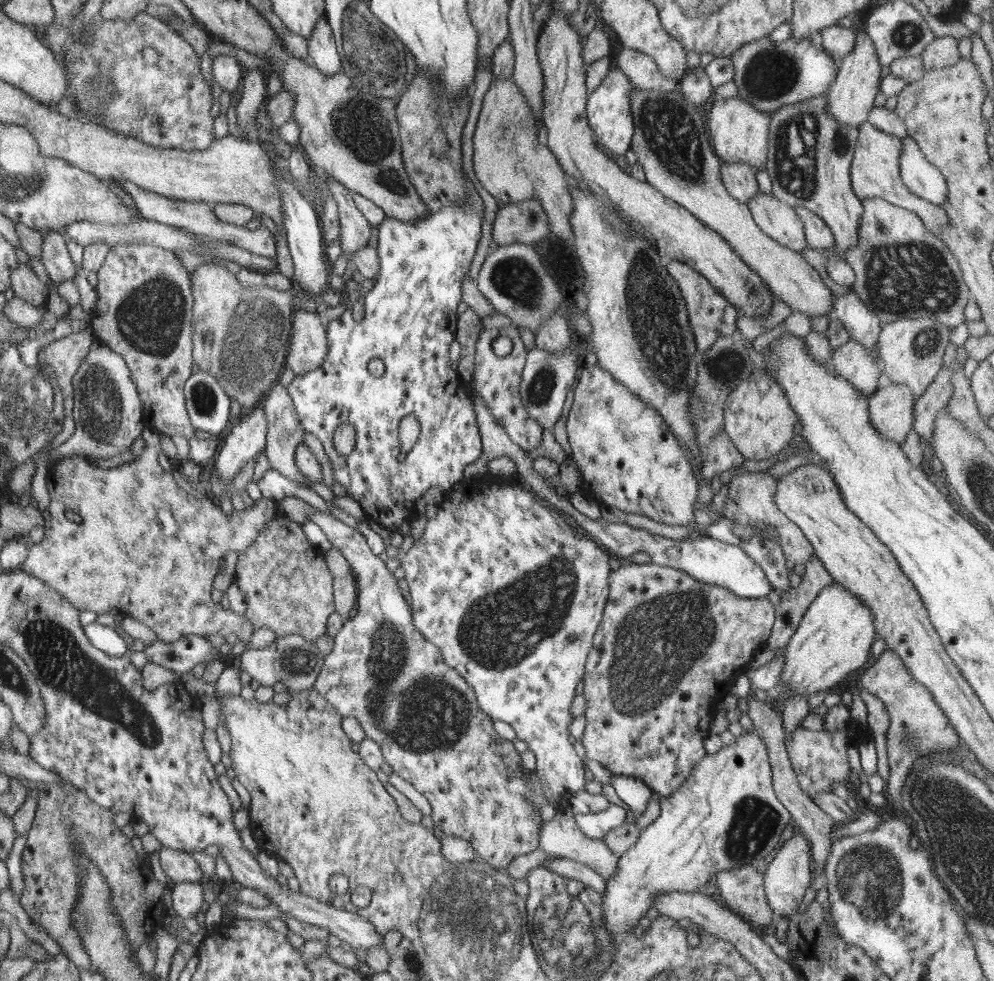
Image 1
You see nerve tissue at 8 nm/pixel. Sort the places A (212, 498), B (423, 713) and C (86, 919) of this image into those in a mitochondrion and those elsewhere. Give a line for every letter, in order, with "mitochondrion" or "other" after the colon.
A: other
B: mitochondrion
C: mitochondrion

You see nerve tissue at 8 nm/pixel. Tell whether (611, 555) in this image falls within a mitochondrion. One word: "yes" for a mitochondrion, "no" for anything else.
no

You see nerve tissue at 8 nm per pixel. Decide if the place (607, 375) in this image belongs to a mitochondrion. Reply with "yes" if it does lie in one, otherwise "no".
no

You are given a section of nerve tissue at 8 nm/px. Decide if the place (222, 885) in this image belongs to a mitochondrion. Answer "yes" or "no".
no

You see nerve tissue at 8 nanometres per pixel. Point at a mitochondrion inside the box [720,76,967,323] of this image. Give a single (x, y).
(902, 277)

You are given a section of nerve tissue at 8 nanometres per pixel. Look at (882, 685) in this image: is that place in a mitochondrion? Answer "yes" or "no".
no

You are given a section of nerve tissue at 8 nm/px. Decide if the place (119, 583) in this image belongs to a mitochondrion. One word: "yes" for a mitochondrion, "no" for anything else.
no

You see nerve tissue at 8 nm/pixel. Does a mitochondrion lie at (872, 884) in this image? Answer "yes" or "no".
yes

